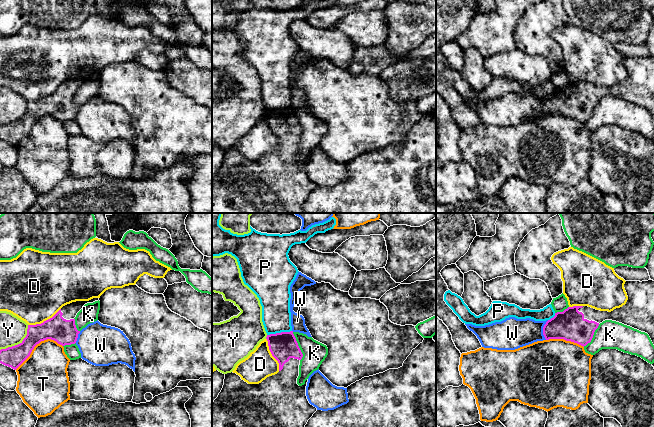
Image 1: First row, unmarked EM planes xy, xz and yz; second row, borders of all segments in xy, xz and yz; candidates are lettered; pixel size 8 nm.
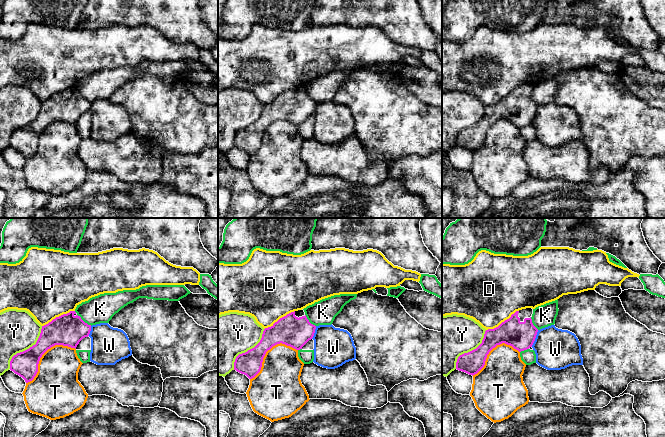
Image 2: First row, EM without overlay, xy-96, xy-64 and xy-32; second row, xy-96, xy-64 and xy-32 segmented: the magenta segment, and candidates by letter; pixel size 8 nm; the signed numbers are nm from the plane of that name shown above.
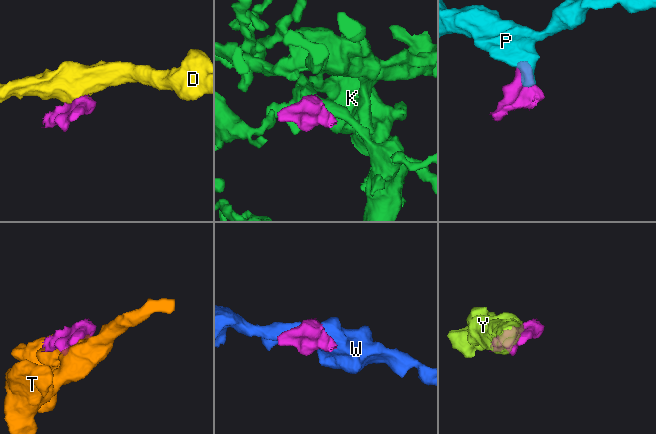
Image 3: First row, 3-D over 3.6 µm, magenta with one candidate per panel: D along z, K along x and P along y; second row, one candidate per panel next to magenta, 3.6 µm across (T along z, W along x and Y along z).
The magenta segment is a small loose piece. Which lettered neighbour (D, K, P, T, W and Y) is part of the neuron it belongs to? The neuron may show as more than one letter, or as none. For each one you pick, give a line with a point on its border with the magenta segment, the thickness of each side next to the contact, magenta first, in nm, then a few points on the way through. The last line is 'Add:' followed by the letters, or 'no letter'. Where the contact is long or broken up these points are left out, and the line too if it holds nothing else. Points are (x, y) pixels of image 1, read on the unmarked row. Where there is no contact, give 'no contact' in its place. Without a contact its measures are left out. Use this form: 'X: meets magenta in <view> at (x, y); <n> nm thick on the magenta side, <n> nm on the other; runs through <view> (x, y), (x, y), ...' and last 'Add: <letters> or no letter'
Add: no letter

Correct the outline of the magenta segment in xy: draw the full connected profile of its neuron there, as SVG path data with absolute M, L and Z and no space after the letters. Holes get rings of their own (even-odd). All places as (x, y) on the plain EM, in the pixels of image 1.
M93 74L72 78L43 99L28 101L27 111L20 120L0 126L0 139L16 146L30 132L34 123L47 115L62 122L75 120L80 107L76 104L74 94L85 80L98 76L99 74Z

